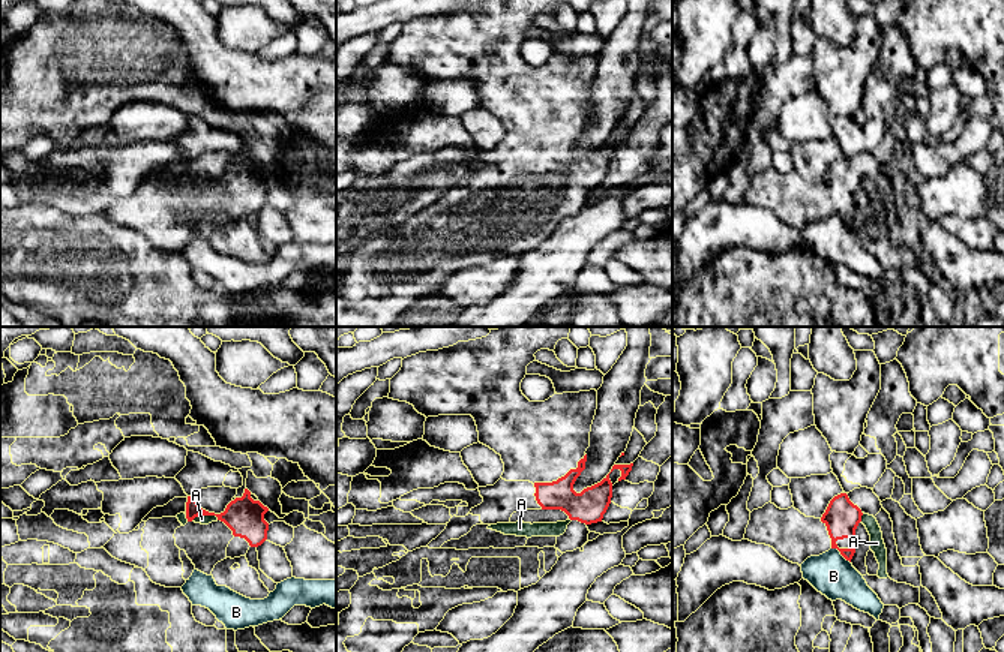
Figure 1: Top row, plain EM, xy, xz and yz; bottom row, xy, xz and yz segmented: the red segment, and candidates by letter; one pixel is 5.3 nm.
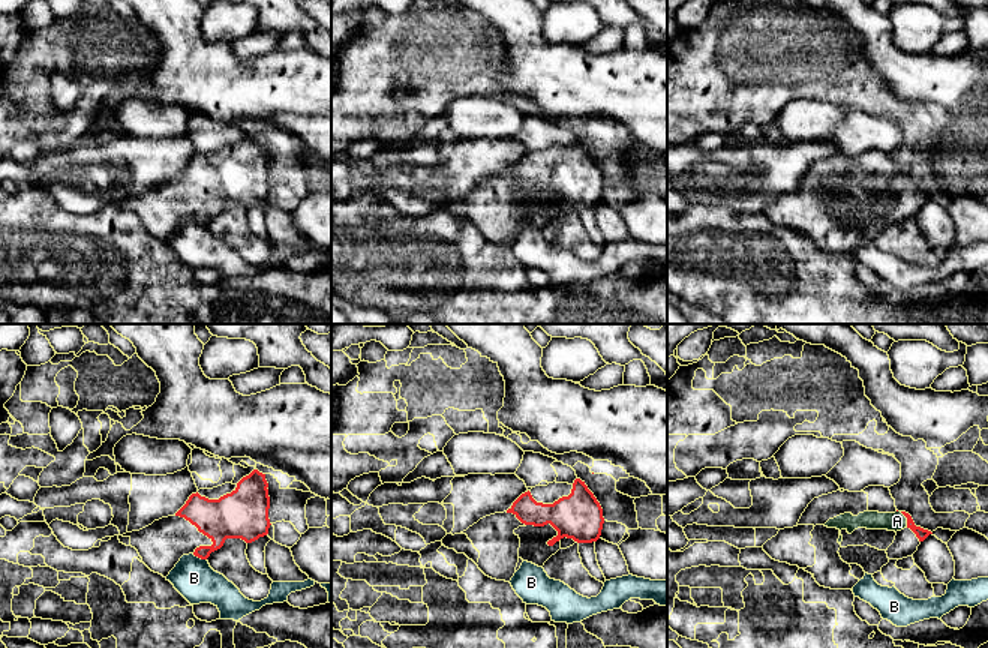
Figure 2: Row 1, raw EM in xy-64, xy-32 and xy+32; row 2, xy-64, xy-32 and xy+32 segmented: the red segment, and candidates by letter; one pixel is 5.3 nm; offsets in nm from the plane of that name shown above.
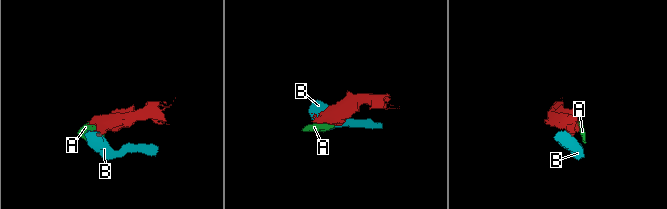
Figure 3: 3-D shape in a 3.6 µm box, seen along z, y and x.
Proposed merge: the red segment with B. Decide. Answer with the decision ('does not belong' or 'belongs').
does not belong

